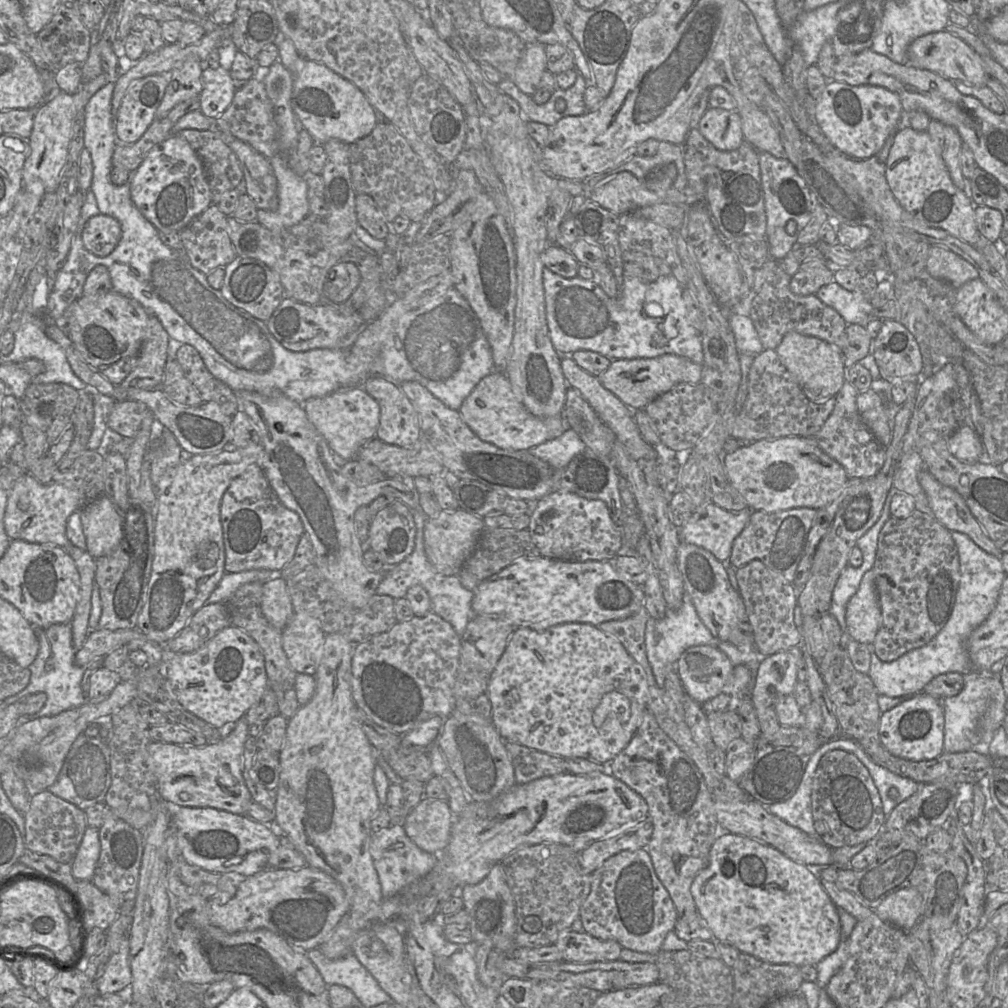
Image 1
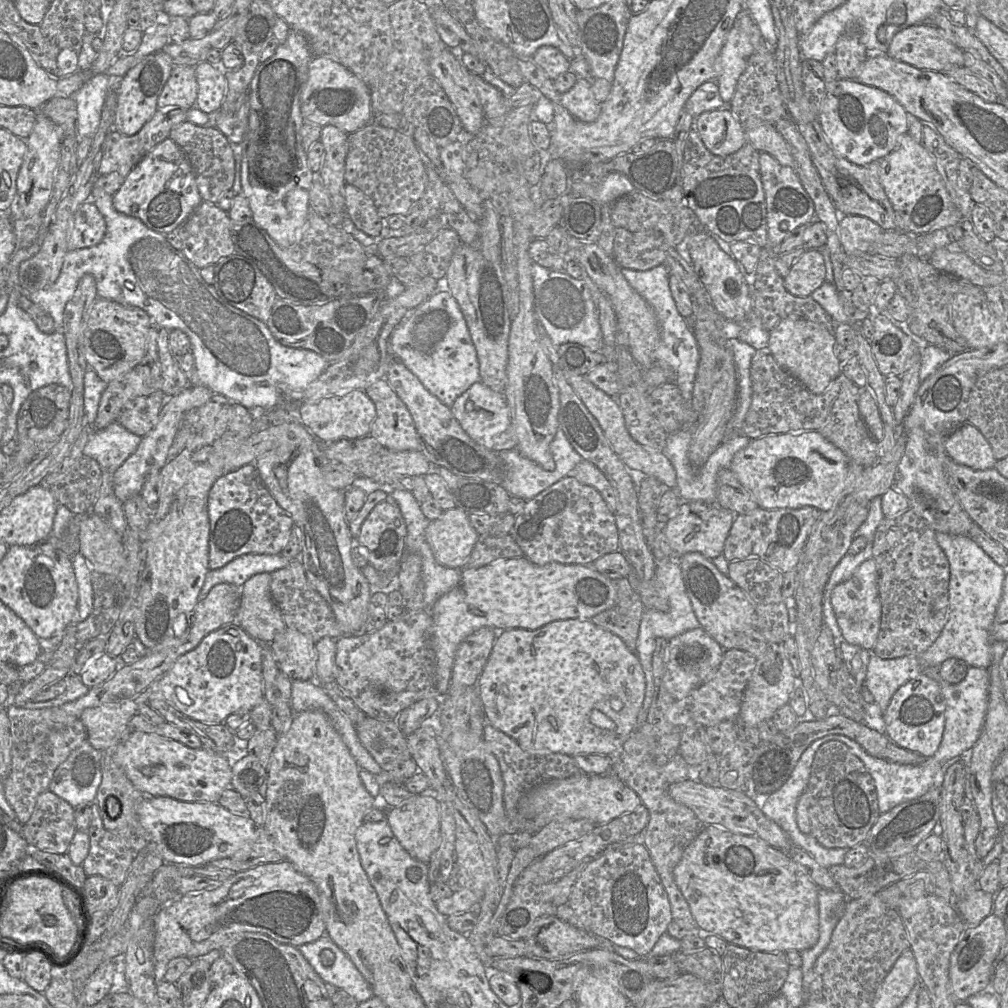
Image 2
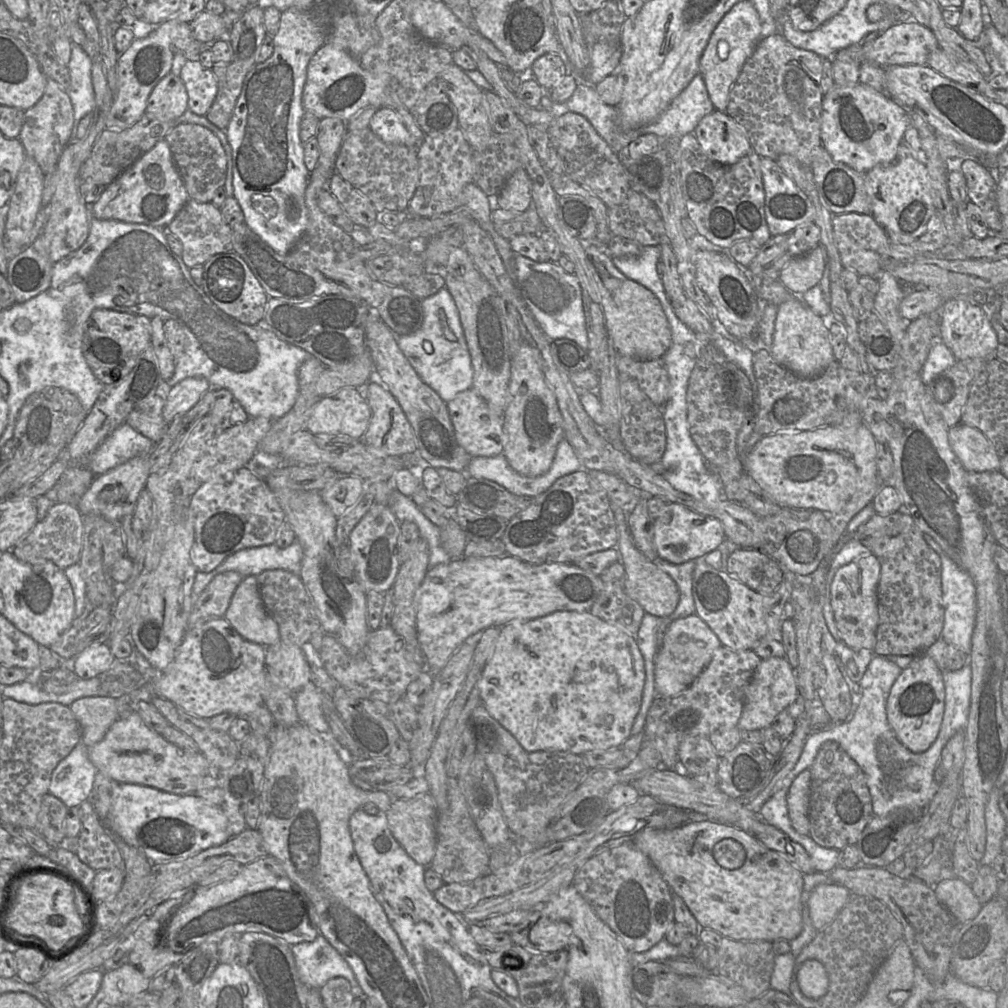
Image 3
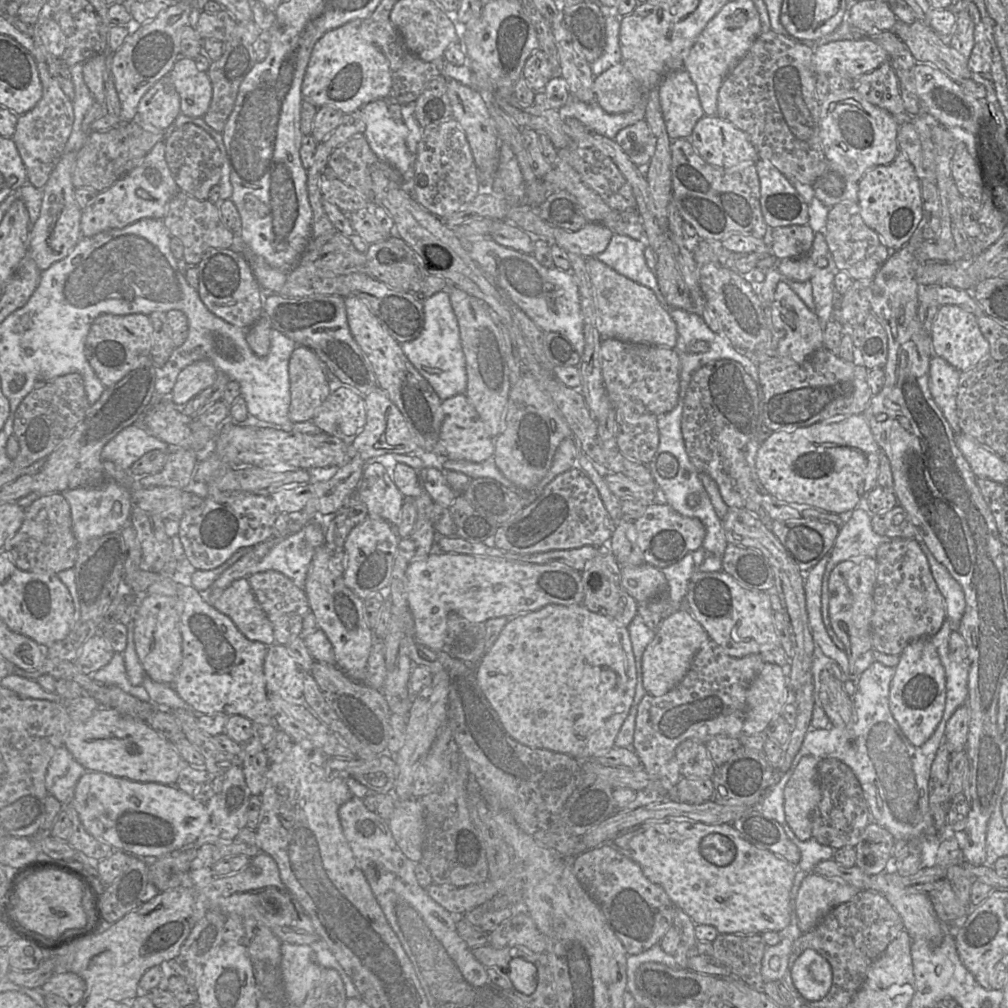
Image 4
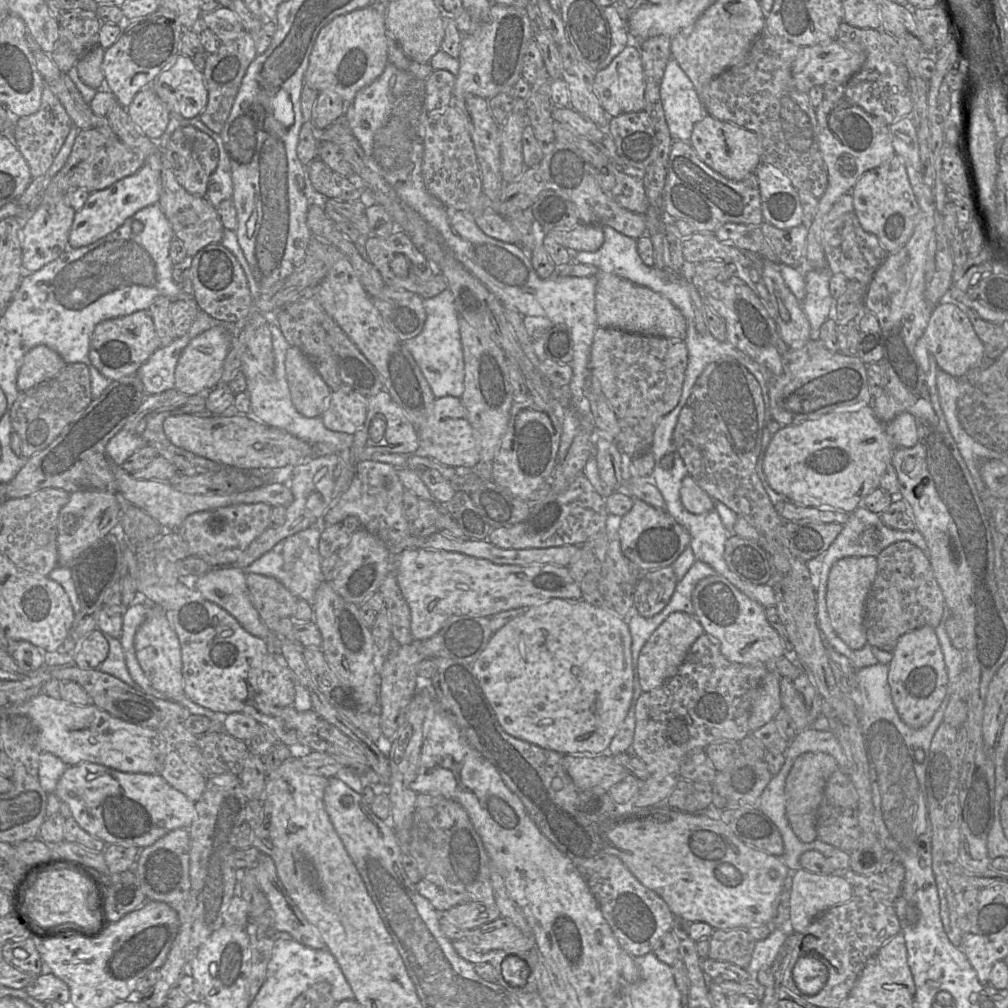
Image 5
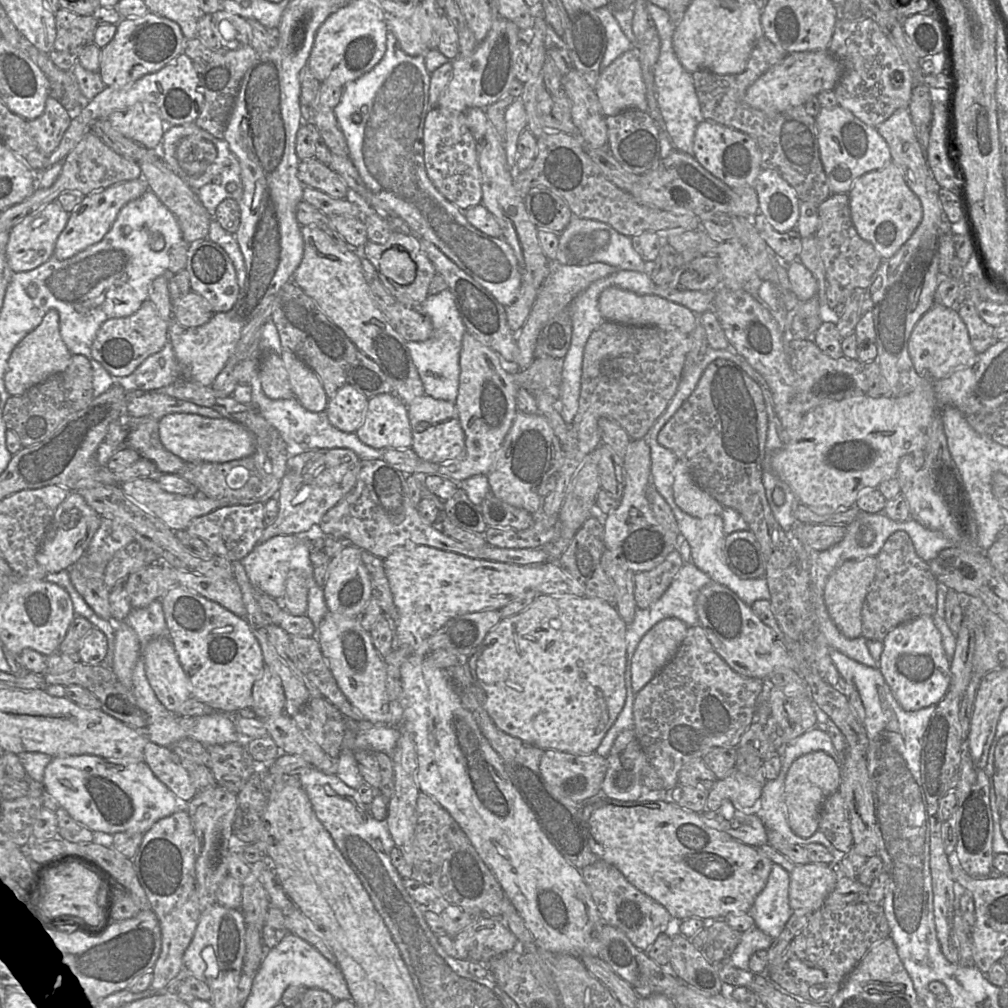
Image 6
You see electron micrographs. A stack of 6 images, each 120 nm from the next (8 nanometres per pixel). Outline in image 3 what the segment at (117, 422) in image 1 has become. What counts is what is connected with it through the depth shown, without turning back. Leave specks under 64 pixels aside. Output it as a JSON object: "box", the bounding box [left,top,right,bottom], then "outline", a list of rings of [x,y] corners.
{"box":[125,394,168,443],"outline":[[[157,394],[151,399],[145,399],[131,411],[125,422],[158,443],[168,426],[163,418],[165,402],[165,399]]]}

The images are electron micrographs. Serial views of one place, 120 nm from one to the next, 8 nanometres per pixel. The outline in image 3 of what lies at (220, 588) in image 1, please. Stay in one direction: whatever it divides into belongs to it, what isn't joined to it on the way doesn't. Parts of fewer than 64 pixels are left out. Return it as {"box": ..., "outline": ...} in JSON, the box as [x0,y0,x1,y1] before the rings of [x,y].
{"box":[193,540,303,595],"outline":[[[297,540],[286,548],[279,548],[275,544],[244,548],[228,556],[211,572],[197,571],[193,592],[200,595],[216,575],[227,571],[235,571],[243,578],[274,569],[287,570],[300,576],[302,557],[303,549]]]}

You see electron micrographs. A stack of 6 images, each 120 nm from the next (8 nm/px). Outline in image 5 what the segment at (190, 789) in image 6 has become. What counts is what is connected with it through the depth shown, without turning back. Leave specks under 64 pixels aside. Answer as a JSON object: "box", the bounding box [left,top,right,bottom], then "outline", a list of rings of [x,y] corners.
{"box":[160,748,207,802],"outline":[[[172,748],[164,758],[160,775],[193,802],[201,798],[207,783],[207,779],[188,766]]]}

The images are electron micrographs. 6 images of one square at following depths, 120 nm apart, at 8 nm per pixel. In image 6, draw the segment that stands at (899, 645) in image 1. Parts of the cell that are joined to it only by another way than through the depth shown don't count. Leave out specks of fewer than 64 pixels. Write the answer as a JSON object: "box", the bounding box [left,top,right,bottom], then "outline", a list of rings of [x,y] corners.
{"box":[861,530,938,641],"outline":[[[903,530],[892,533],[876,555],[875,577],[861,609],[861,636],[866,640],[883,641],[901,623],[923,615],[933,616],[937,609],[938,581],[929,563],[922,560]]]}

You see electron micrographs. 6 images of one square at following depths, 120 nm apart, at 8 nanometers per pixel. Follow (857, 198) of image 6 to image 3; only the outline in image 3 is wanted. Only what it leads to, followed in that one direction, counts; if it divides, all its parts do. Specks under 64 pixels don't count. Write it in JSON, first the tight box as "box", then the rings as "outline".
{"box":[865,140,935,243],"outline":[[[903,140],[893,162],[877,165],[865,173],[865,185],[870,196],[871,215],[884,228],[891,243],[911,243],[925,232],[929,219],[935,213],[931,196],[931,179],[926,165],[912,156],[911,148]]]}

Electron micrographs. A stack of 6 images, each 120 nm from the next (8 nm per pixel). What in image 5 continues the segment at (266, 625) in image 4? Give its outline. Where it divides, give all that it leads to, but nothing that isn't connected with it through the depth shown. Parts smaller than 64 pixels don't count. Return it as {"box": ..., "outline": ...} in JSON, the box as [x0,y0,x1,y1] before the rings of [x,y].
{"box":[194,566,272,641],"outline":[[[236,566],[212,567],[207,573],[196,577],[194,588],[206,600],[219,605],[229,612],[247,632],[267,641],[268,636],[272,633],[261,620],[252,603],[246,583],[246,576],[245,569],[240,569]]]}

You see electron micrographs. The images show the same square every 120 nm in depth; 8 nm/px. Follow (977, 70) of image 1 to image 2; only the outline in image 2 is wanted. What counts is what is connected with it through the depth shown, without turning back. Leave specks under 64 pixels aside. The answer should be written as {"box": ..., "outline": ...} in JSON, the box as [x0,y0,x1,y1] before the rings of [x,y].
{"box":[886,24,964,72],"outline":[[[916,24],[897,32],[892,38],[886,55],[916,68],[943,72],[945,69],[963,67],[964,51],[949,42],[934,25]]]}

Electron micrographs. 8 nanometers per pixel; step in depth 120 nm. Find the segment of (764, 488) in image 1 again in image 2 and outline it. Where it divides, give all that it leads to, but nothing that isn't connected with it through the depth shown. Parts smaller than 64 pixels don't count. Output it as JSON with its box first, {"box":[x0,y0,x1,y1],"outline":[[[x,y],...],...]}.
{"box":[729,431,865,512],"outline":[[[807,431],[801,434],[774,434],[751,440],[745,448],[734,455],[729,468],[761,508],[798,509],[811,506],[821,512],[832,509],[843,497],[843,492],[853,485],[865,469],[850,460],[819,431]]]}

